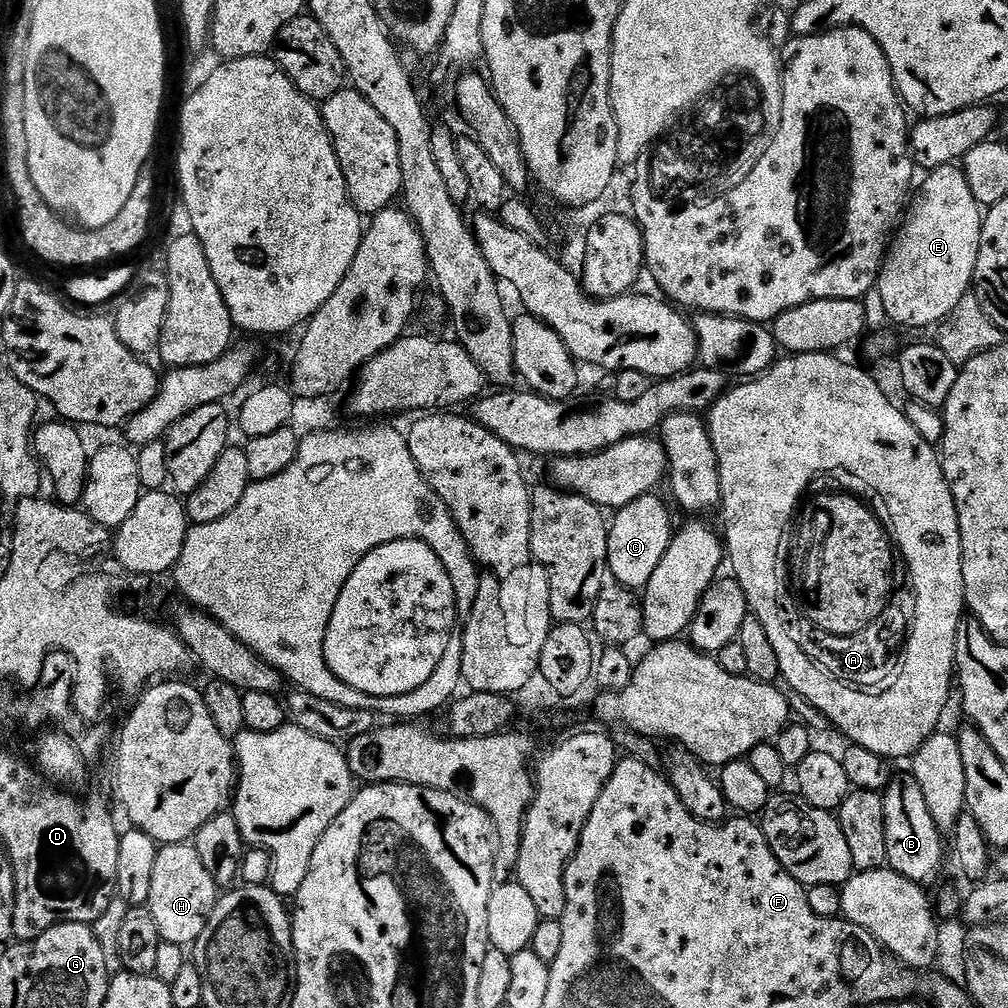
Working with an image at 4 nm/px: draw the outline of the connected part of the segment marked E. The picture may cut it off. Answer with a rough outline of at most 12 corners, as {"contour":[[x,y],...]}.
{"contour":[[963,167],[919,181],[878,281],[932,328],[970,291],[982,206]]}

